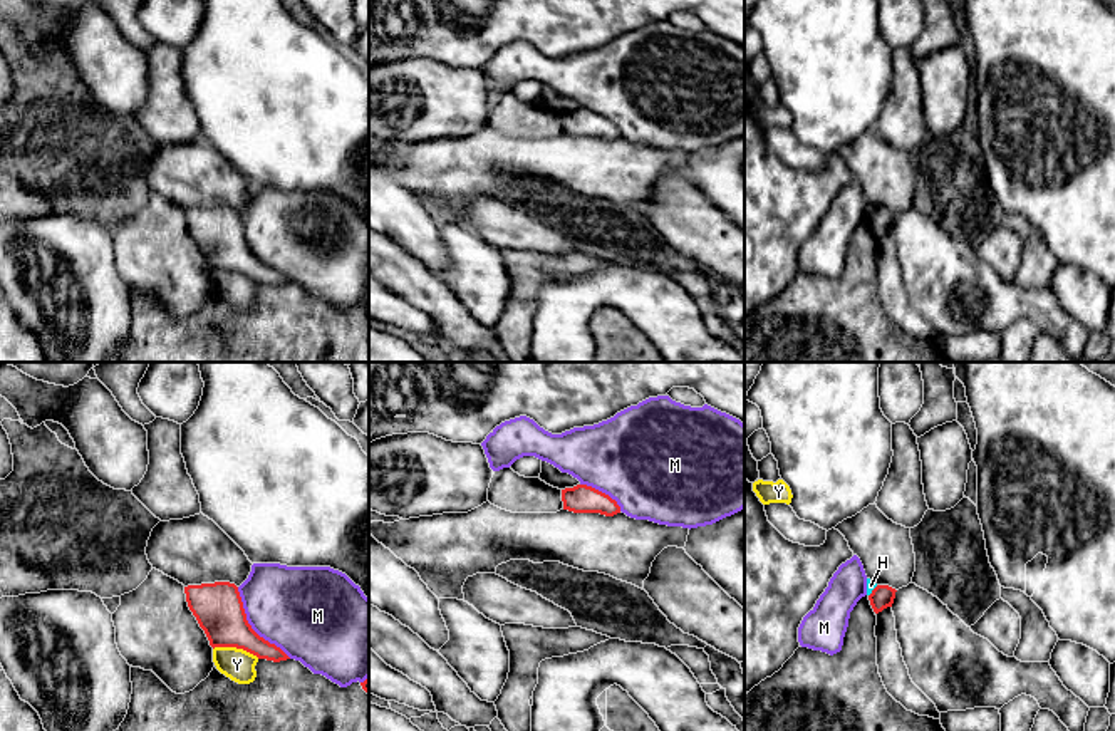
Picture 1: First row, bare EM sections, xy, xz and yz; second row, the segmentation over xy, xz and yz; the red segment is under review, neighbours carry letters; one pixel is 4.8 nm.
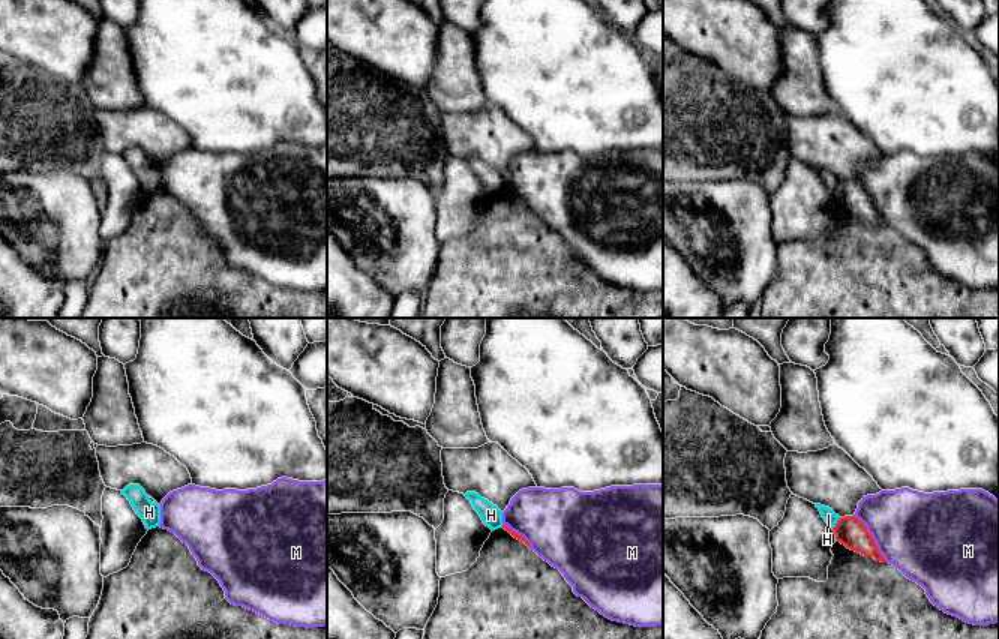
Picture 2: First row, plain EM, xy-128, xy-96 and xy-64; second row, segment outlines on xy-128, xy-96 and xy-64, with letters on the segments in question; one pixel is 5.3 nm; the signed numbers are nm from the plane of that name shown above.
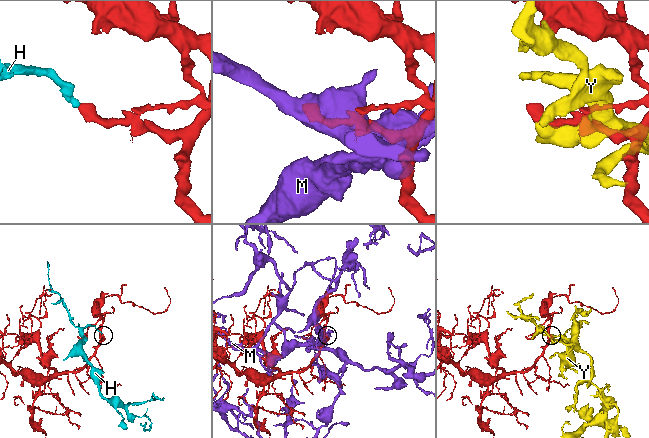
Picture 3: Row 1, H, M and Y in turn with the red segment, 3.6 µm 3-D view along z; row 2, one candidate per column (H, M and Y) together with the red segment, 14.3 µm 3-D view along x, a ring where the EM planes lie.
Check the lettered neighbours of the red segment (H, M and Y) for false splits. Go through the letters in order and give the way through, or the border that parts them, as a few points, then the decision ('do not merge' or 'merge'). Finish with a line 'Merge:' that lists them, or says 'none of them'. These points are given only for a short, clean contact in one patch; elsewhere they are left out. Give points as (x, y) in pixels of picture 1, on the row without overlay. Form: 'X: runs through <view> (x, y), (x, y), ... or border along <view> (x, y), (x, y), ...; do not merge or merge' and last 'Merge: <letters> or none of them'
H: border along yz (877, 210), (869, 220); do not merge
M: do not merge
Y: do not merge
Merge: none of them

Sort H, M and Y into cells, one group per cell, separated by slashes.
H / M / Y

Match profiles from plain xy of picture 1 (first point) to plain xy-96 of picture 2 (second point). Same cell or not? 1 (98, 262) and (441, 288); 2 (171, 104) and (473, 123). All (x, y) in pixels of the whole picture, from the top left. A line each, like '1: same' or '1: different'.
1: different
2: different

